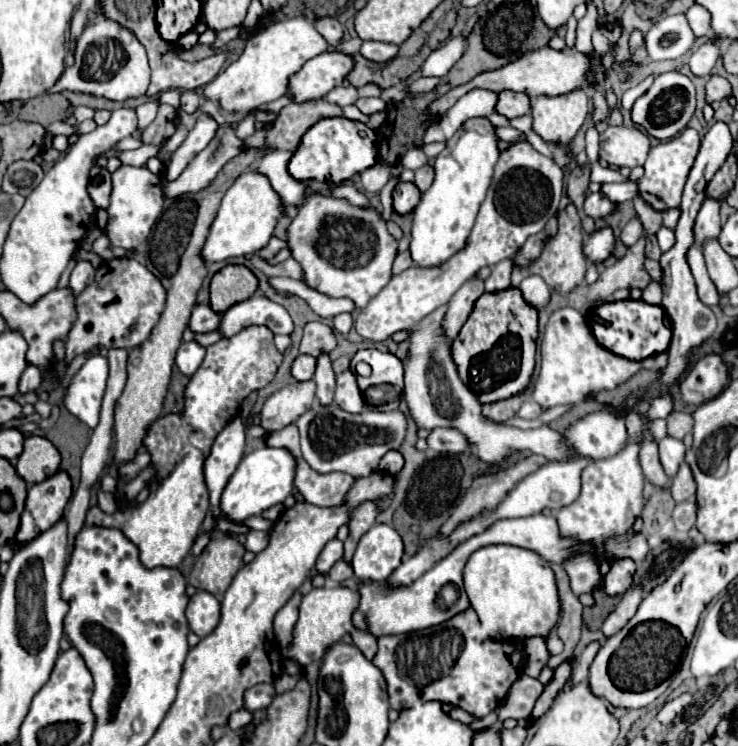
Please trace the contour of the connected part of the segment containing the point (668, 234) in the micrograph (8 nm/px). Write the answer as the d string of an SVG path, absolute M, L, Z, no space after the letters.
M662 228L662 230L658 230L656 236L658 236L658 244L660 244L662 252L666 252L668 248L672 248L672 244L674 244L674 230Z

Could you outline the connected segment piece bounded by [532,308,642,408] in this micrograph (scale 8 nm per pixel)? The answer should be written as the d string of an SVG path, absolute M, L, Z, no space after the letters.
M562 308L552 312L544 330L540 352L542 368L534 384L532 398L542 408L550 408L556 404L576 404L590 394L614 390L642 368L642 362L624 360L622 356L616 356L614 352L608 352L604 346L600 346L596 336L592 336L586 314L574 308Z

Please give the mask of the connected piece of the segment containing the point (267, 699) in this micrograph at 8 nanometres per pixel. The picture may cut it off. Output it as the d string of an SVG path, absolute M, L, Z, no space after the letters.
M256 684L244 692L244 702L246 702L244 708L250 712L266 710L272 704L274 696L276 696L274 684Z

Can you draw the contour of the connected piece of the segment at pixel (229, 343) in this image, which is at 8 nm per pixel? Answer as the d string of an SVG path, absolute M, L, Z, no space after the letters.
M248 326L242 332L238 332L236 336L222 338L220 342L208 346L202 366L198 368L198 372L190 378L190 384L186 386L184 416L178 416L178 414L160 416L148 428L144 444L148 446L150 454L152 454L152 464L156 466L156 478L152 482L150 496L144 500L144 504L140 504L134 510L118 510L116 514L110 514L110 516L104 514L98 506L94 506L86 514L86 524L120 530L128 540L132 540L132 544L136 544L136 548L140 552L140 562L148 570L158 568L158 566L178 568L182 564L182 560L188 556L188 552L200 532L200 526L206 518L206 512L208 512L208 488L204 484L202 468L204 468L204 460L212 448L212 442L218 436L218 432L232 418L238 416L242 400L250 392L264 388L274 378L280 364L282 364L282 354L276 350L274 334L266 326Z

